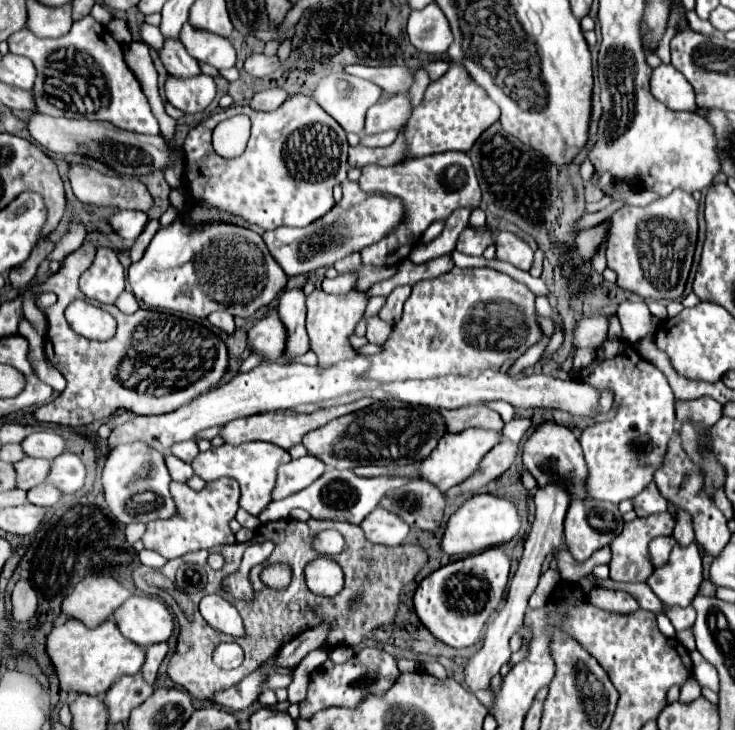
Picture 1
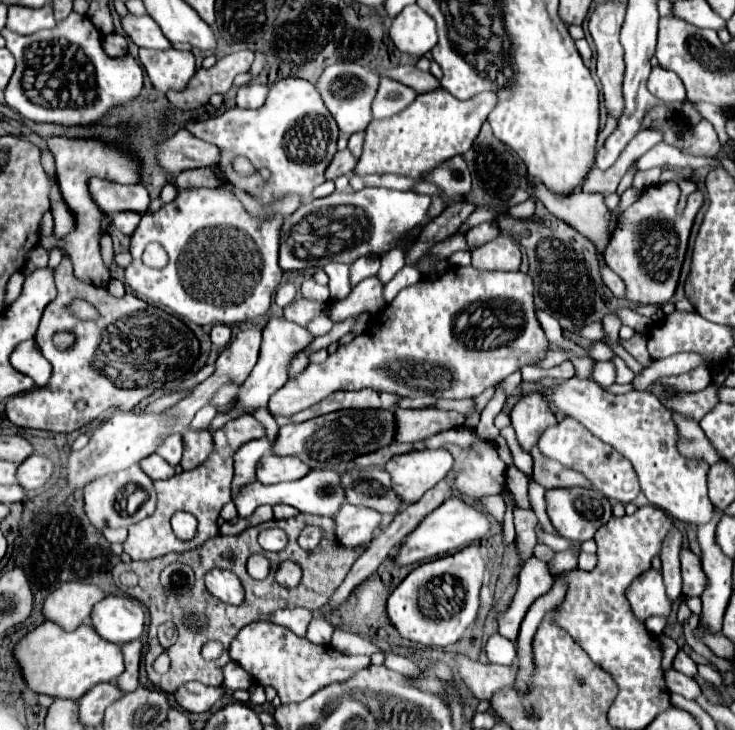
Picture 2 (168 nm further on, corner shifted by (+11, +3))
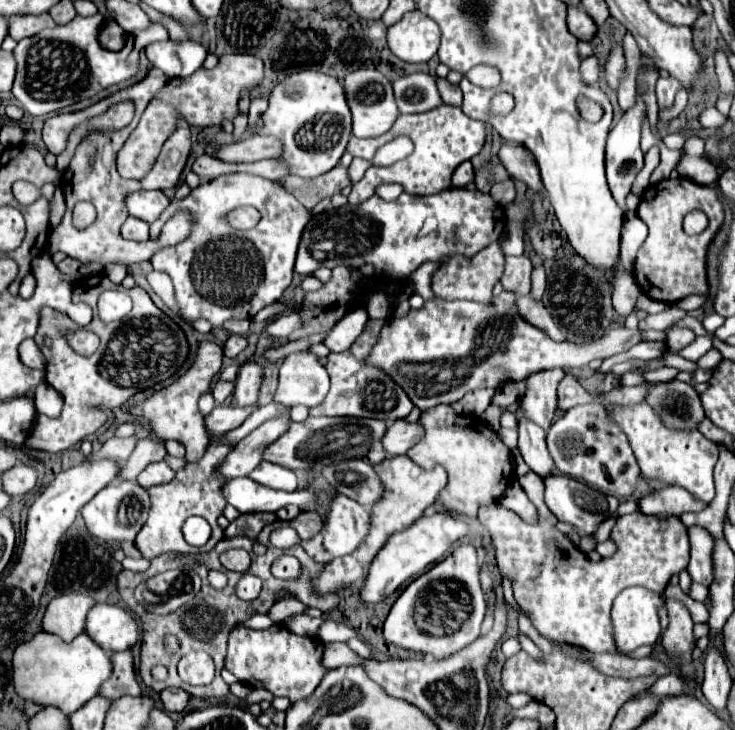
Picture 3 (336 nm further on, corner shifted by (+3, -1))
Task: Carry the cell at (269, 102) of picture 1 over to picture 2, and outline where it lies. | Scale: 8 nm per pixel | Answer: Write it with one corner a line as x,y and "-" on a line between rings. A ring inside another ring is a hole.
249,83
245,87
239,87
237,91
237,105
241,109
257,109
265,103
269,87
259,85
259,83

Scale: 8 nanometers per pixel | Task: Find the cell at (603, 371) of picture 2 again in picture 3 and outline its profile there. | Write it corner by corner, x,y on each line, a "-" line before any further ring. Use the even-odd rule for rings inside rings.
661,367
661,369
645,373
645,381
671,381
671,379
675,379
677,373
679,371
673,367

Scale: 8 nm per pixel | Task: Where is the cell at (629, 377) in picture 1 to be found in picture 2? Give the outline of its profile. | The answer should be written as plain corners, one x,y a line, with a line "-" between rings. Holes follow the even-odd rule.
537,447
531,449
531,457
533,457
533,461
535,461
535,465
533,465
533,477
535,477
535,481
541,483
545,489
555,489
555,487
563,487
563,489
567,489
567,487
593,489
593,483
591,483
585,475
581,475
581,473
577,473
577,471
573,471
573,469
567,469
567,467
563,467
563,465
551,463
551,465
547,465
545,471
543,471
543,455
539,453

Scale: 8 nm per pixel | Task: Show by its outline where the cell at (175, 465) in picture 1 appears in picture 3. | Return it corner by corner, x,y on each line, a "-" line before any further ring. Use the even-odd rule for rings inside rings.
159,461
159,463
151,463
147,465
141,475
137,477
137,483
141,487
153,487
153,485
161,485
161,483
169,483
173,479
175,471
171,471
171,467
165,463
165,461

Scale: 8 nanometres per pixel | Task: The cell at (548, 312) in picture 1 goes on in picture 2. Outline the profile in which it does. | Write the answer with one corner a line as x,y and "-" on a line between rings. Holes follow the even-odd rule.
602,341
597,342
588,350
589,356
594,361
611,361
612,358
616,355
607,345

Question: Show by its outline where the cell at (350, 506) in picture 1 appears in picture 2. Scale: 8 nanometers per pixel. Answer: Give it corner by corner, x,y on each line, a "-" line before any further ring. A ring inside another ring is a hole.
311,469
309,475
291,481
291,483
277,483
277,485
263,485
259,481
251,483
249,487
243,487
235,505
239,515
245,519
249,517
259,505
291,505
295,509
299,509
301,513
311,513
311,515
325,515
325,517
335,517
337,511
341,509
341,505
345,503
345,489
341,487
341,475
335,471
327,471
327,469

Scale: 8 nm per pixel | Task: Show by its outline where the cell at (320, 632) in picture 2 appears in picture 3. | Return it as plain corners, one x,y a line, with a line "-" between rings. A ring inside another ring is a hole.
297,613
297,615
291,615
285,619
285,627
289,631
293,631
295,635
311,635
311,637
317,635
317,629
321,623
323,623
323,619
313,619
305,613

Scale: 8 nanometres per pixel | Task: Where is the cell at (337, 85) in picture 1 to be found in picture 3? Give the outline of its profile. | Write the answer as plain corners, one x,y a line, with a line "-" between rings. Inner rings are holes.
357,69
343,79
343,87
345,87
347,101
353,113
353,135
355,137
363,137
363,139
379,137
393,127
395,119
399,117
399,111
397,111
393,87
385,75
381,75
375,69

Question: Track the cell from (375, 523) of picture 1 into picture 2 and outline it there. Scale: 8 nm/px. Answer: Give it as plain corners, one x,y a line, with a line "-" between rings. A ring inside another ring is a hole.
345,503
345,507
341,507
341,511
335,517
337,539
345,547
369,545
375,533
383,527
383,521
385,517
373,509
355,507
355,505

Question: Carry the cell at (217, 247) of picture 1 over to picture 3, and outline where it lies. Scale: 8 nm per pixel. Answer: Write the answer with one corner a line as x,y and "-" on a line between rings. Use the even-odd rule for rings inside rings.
229,173
201,183
185,199
171,201
151,225
151,235
159,235
163,223
179,209
193,213
195,227
191,237
175,247
161,249
151,263
155,271
165,271
173,279
179,309
187,319
207,319
213,327
221,327
227,319
251,319
263,307
279,301
291,285
299,239
311,219
309,209
281,183
249,173
-
241,205
253,205
261,213
257,227
241,231
225,225
225,215

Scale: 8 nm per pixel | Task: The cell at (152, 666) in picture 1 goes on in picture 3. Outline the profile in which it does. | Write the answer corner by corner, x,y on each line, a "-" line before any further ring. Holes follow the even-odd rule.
131,651
113,653
113,675
101,685
99,695
105,695
105,699
119,699
123,695
141,695
139,683
135,679
133,671
133,655

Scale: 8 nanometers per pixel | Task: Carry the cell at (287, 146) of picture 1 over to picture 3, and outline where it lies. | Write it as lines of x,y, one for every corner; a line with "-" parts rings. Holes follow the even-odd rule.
321,71
289,75
271,91
269,107
263,113
263,123
257,127
257,133
281,139
285,145
281,157
291,165
293,175
313,179
331,171
345,153
351,137
351,111
341,81

